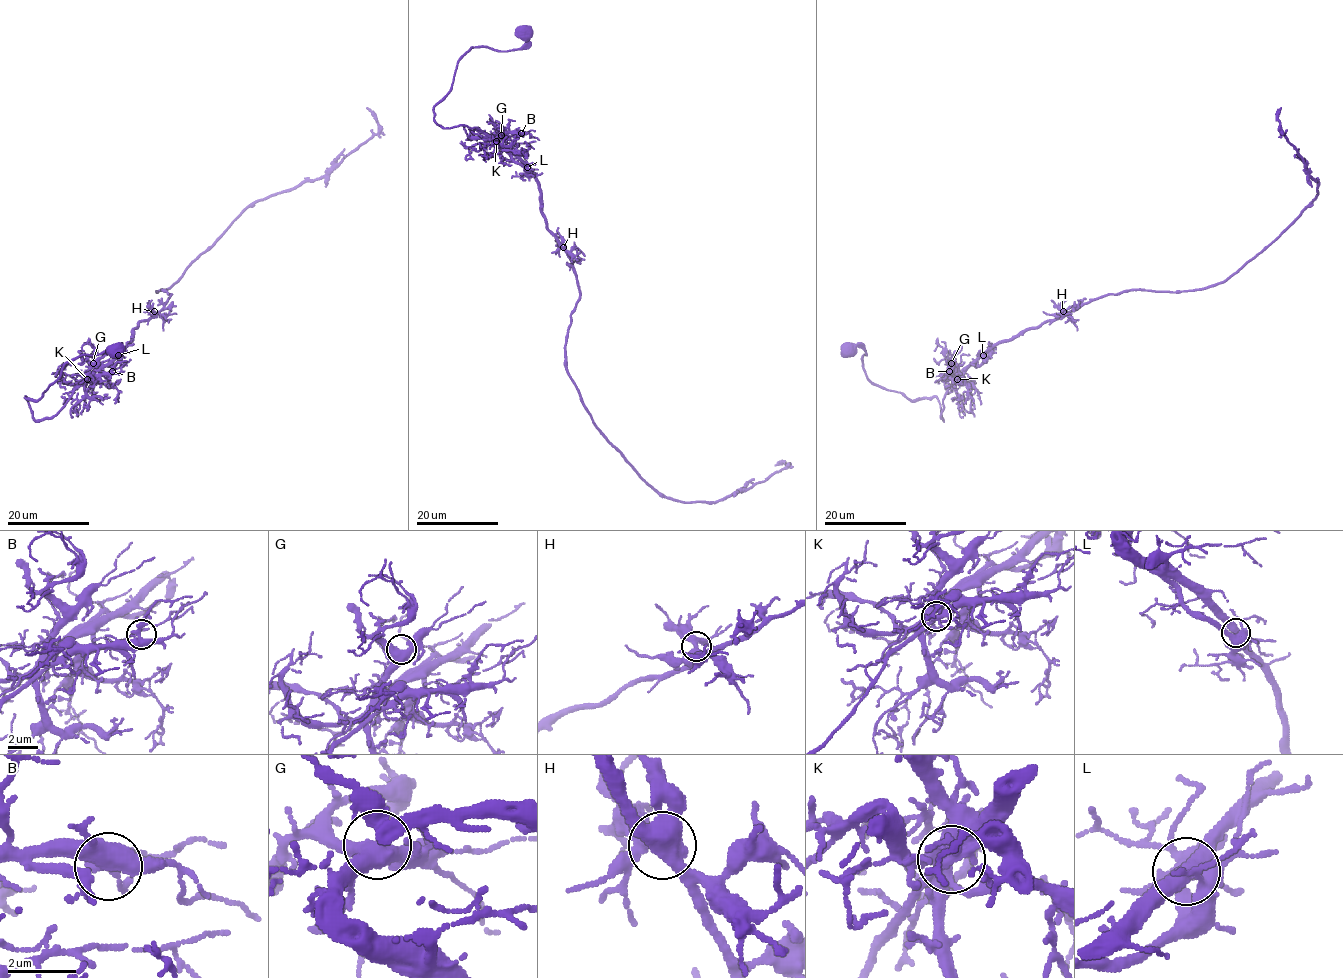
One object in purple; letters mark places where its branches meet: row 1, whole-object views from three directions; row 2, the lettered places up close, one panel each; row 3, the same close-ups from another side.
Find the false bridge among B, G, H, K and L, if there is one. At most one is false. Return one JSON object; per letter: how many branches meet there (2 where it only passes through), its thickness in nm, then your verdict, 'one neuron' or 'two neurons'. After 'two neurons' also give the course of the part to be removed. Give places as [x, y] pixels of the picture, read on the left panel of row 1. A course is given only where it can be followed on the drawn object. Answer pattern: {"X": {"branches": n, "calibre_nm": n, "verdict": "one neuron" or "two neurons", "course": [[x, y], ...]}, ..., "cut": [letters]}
{"B": {"branches": 4, "calibre_nm": 420, "verdict": "one neuron"}, "G": {"branches": 4, "calibre_nm": 480, "verdict": "one neuron"}, "H": {"branches": 4, "calibre_nm": 420, "verdict": "one neuron"}, "K": {"branches": 5, "calibre_nm": 400, "verdict": "one neuron"}, "L": {"branches": 5, "calibre_nm": 400, "verdict": "one neuron"}, "cut": []}

